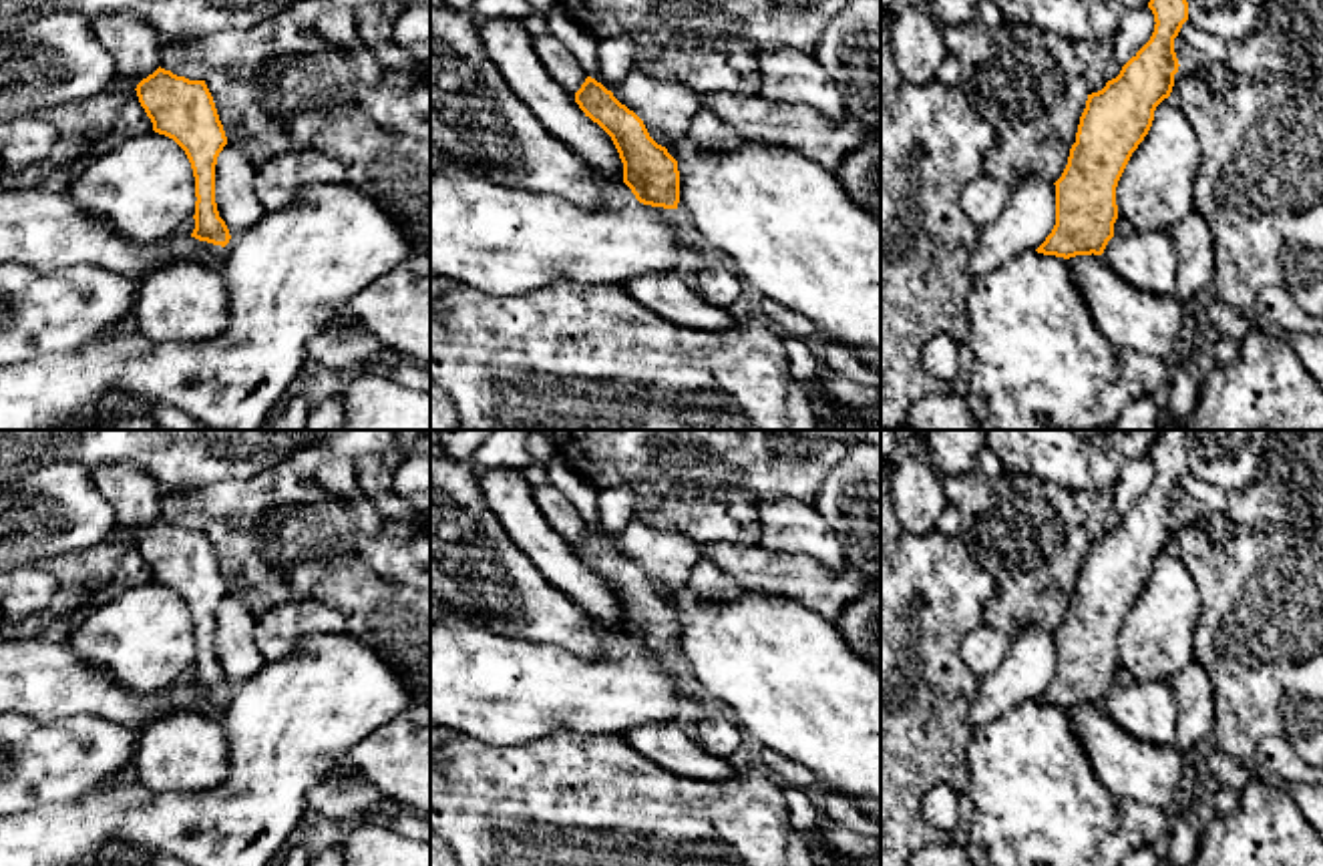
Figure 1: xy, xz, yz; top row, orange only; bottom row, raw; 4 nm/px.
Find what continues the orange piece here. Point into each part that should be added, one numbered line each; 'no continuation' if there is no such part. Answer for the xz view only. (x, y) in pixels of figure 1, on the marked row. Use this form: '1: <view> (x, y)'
1: xz (501, 242)

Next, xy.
1: xy (49, 232)

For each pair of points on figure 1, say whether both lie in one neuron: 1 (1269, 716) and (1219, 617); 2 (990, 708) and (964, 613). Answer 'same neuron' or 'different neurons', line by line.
1: same neuron
2: different neurons

